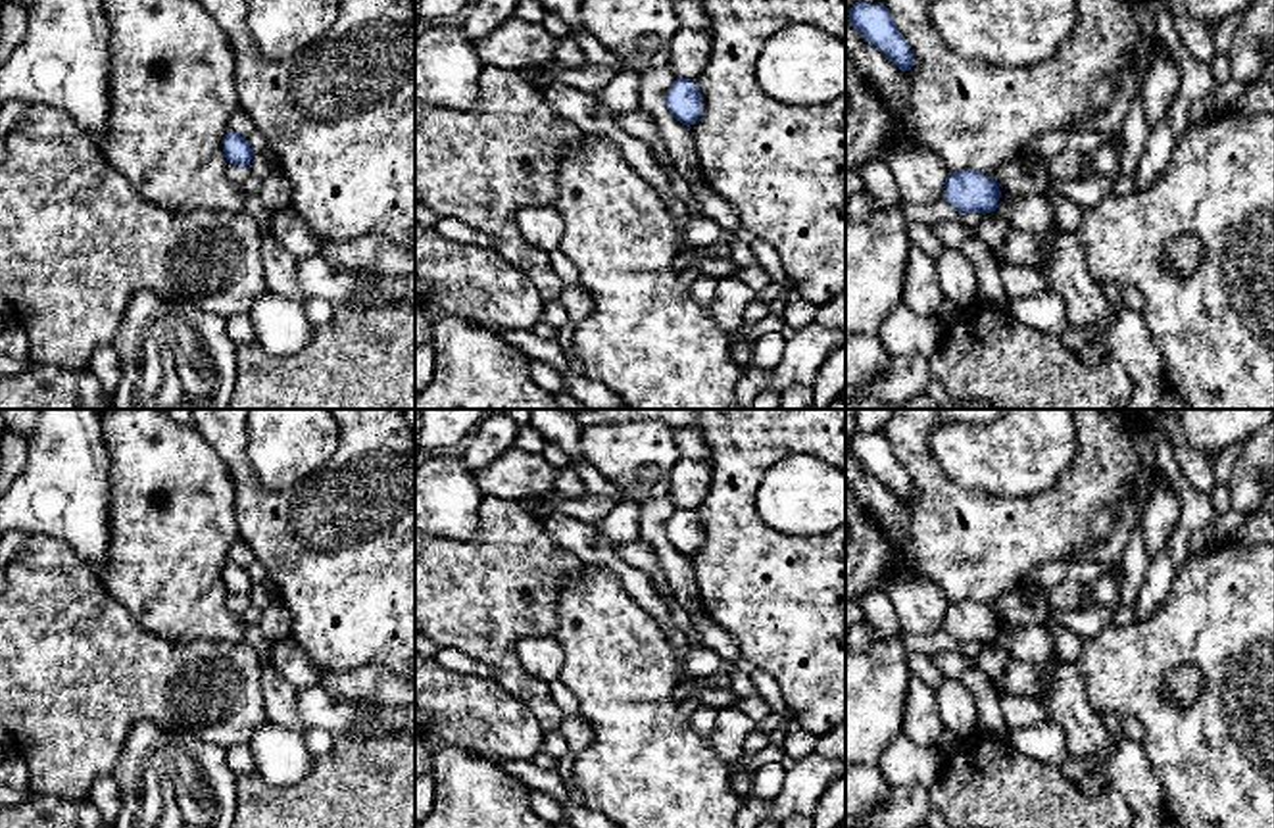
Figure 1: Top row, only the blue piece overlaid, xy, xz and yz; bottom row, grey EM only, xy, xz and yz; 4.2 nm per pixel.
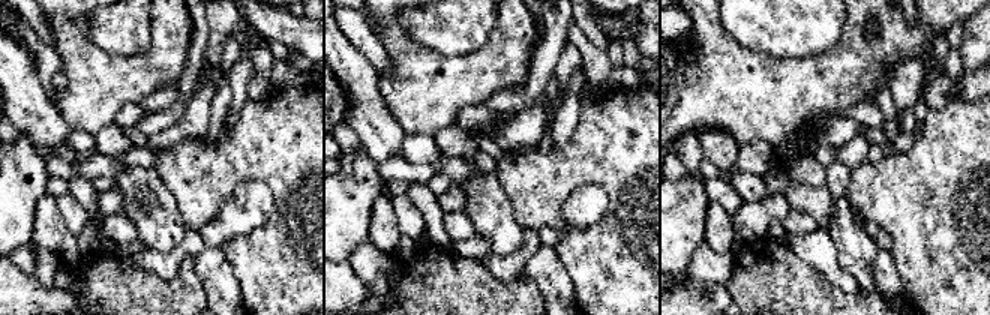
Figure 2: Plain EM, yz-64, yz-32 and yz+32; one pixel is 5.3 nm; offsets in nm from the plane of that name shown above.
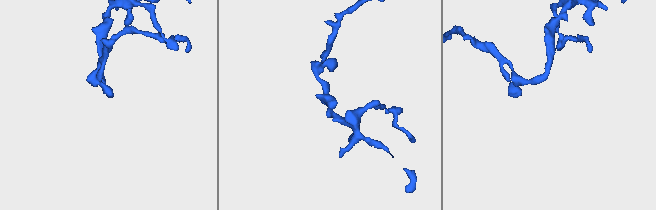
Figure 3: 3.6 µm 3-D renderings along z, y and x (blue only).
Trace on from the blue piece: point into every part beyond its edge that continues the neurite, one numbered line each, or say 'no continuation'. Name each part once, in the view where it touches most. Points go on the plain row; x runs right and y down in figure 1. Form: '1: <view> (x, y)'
no continuation

